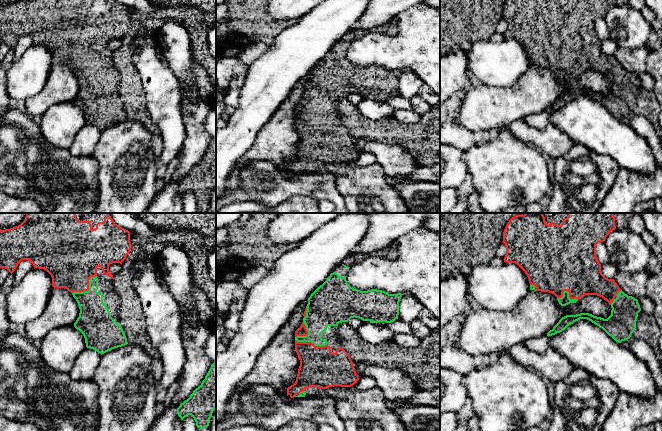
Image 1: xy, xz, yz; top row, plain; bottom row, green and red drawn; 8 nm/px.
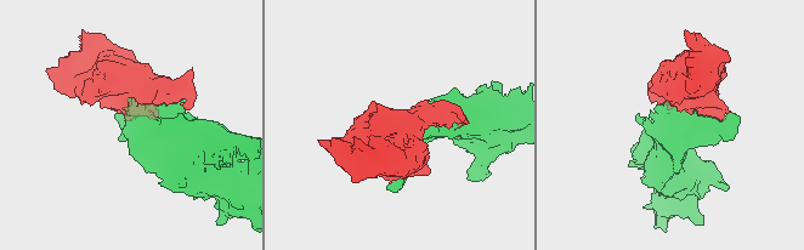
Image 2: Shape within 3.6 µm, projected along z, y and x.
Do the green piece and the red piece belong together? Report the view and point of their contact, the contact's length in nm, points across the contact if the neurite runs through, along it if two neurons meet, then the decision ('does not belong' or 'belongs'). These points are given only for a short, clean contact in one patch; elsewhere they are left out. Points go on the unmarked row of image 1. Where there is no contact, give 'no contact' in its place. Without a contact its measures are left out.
xy (89, 65) | 240 nm | belongs

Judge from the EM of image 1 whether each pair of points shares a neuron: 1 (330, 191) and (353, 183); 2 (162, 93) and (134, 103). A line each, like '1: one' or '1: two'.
1: two
2: two

